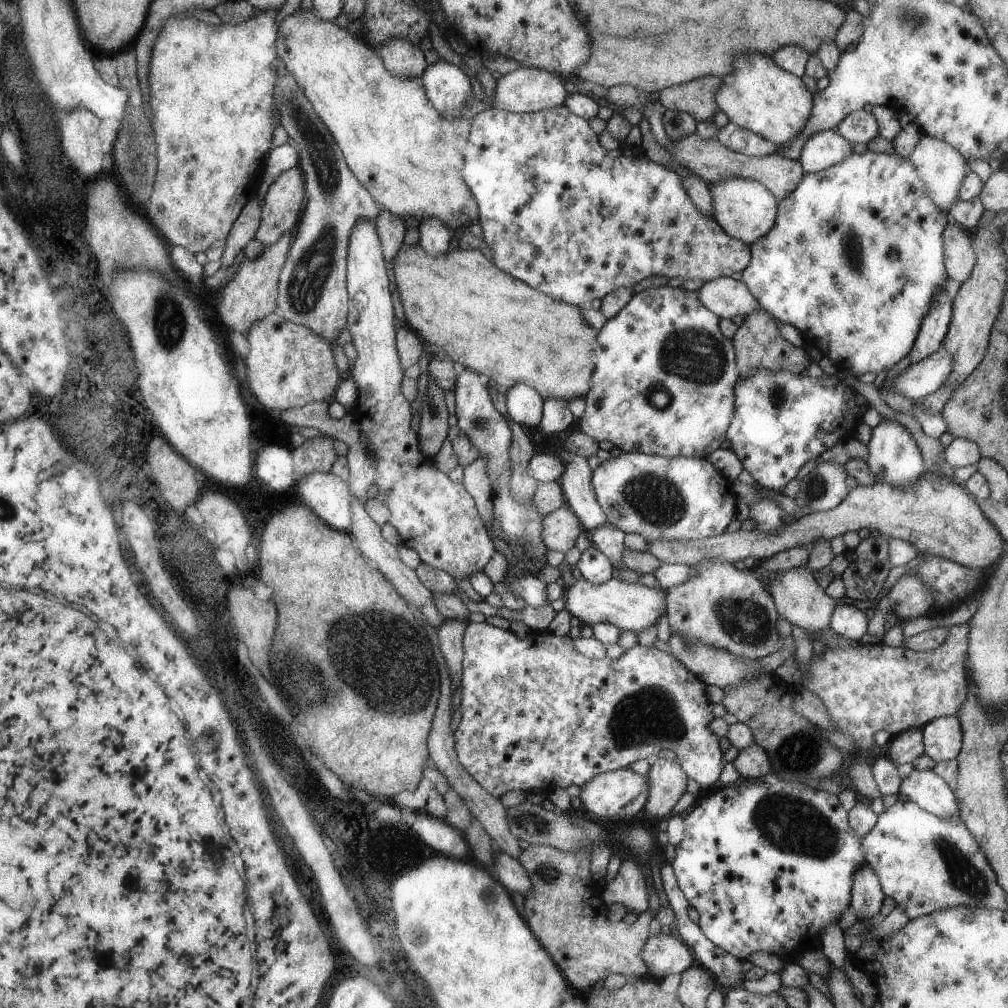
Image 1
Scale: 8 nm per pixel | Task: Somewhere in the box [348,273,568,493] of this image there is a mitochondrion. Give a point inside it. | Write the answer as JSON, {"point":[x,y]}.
{"point":[480,426]}

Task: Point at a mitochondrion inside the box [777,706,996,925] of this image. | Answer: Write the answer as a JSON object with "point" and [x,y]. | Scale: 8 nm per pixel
{"point":[966,879]}

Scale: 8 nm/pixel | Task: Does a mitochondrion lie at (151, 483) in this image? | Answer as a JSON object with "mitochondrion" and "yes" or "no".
{"mitochondrion":"no"}

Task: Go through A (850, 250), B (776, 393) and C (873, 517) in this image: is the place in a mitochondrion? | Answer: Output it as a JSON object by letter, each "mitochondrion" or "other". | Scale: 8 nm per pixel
{"A":"mitochondrion","B":"mitochondrion","C":"other"}

